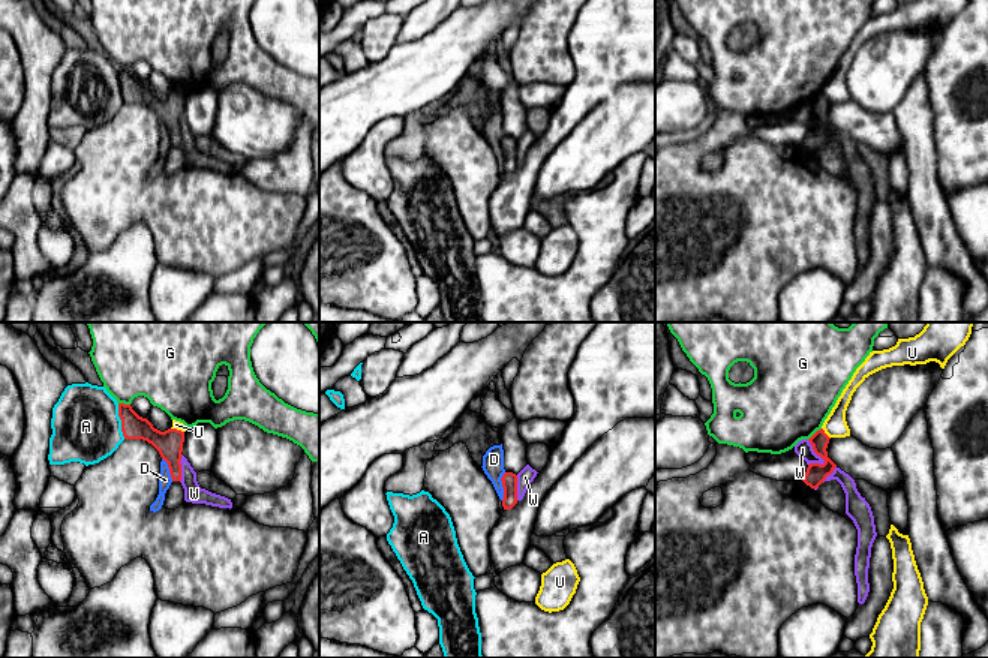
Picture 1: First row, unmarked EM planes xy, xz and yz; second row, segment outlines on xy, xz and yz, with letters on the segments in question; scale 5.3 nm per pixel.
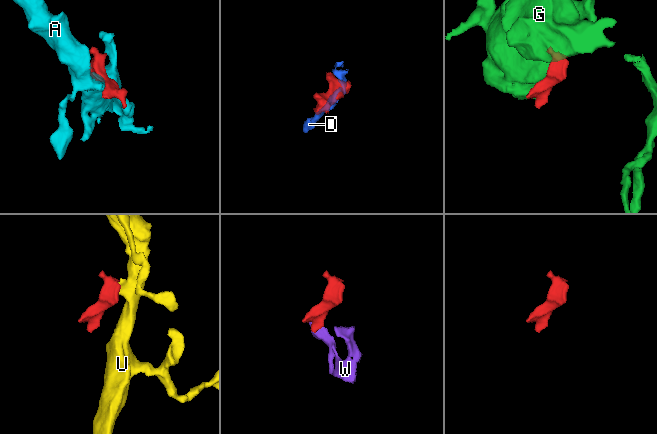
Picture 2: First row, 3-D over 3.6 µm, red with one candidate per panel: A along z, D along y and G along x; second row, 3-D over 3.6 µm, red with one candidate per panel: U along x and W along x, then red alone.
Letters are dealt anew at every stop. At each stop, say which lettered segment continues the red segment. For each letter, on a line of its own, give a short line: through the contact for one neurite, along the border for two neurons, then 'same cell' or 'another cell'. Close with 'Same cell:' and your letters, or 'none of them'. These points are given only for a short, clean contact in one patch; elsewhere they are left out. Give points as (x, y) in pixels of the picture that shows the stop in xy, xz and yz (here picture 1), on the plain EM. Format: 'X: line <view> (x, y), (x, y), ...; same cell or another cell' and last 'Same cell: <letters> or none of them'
A: another cell
D: line xz (505, 137), (501, 143), (501, 164); another cell
G: another cell
U: line yz (822, 92), (829, 102); another cell
W: line yz (807, 104), (823, 125), (822, 129); another cell
Same cell: none of them

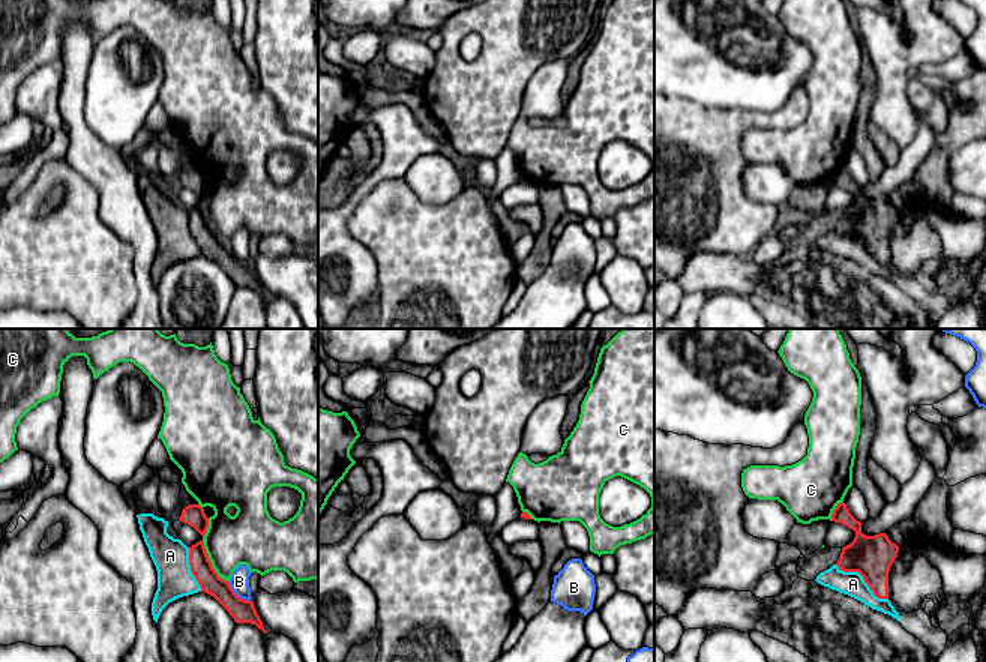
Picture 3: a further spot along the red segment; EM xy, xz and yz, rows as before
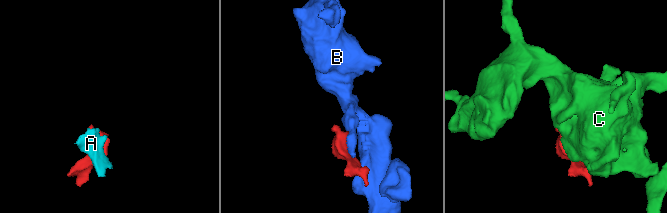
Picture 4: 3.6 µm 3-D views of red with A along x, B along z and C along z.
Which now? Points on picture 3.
A: line yz (836, 227), (844, 234), (856, 234), (877, 260), (887, 263); another cell
B: line xy (227, 245), (240, 261), (249, 264); another cell
C: another cell
Same cell: none of them

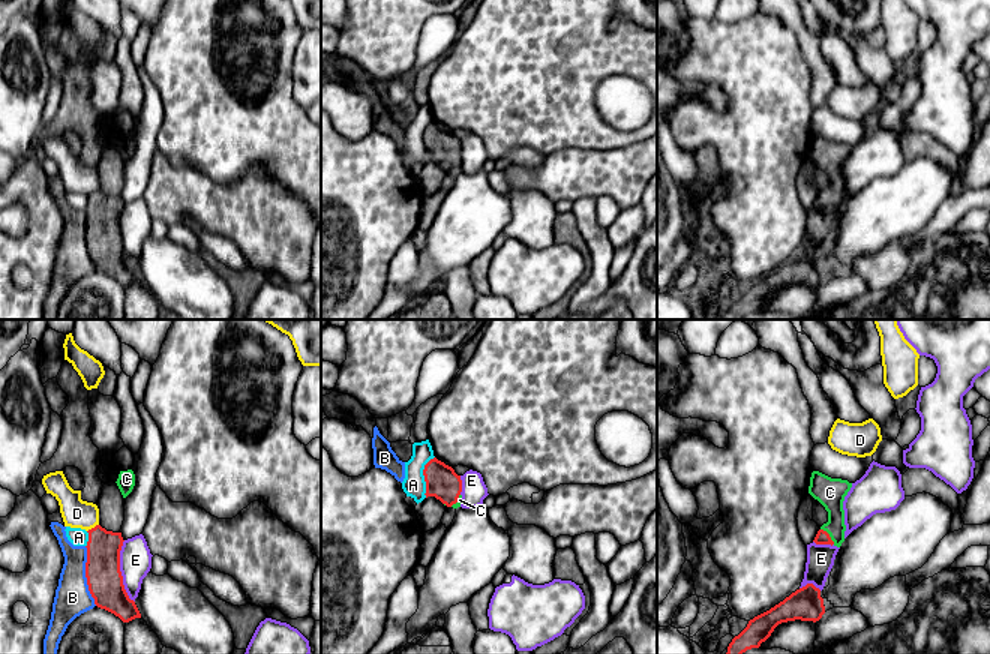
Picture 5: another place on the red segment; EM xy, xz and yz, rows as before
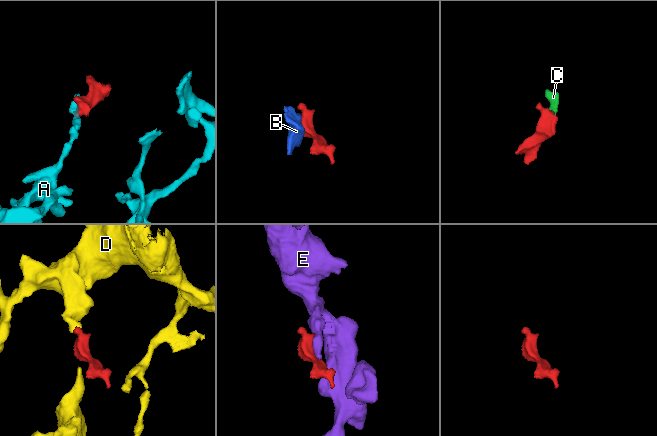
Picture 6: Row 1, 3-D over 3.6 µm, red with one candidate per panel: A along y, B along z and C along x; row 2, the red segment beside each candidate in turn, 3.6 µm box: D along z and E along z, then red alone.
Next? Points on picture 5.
A: line xz (434, 120), (423, 134), (425, 161); another cell
B: line xy (84, 210), (86, 248), (96, 269); another cell
C: line yz (822, 201), (828, 200), (834, 194), (830, 156); same cell
D: line xy (98, 188), (87, 195); another cell
E: line xy (123, 204), (120, 215), (122, 248), (134, 266); another cell
Same cell: C

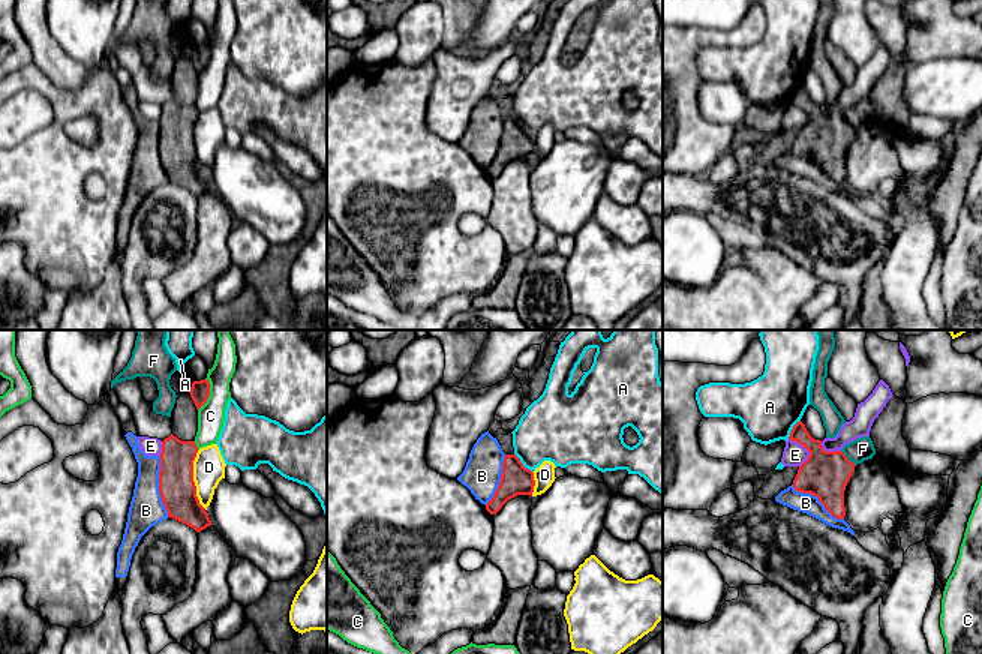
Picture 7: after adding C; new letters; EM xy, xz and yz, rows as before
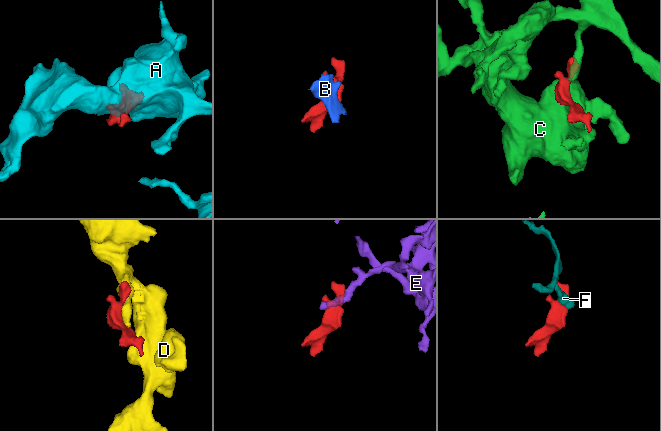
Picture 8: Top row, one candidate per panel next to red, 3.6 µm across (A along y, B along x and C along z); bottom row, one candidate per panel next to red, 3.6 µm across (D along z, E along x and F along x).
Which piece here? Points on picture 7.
A: another cell
B: line xy (158, 120), (159, 161), (168, 180); another cell
C: line xy (207, 42), (209, 62), (198, 74); another cell
D: line xy (197, 114), (194, 125), (195, 159), (206, 173); another cell
E: line yz (789, 102), (799, 107), (808, 116), (808, 122), (799, 131); another cell
F: line yz (841, 114), (855, 129); another cell
Same cell: none of them

